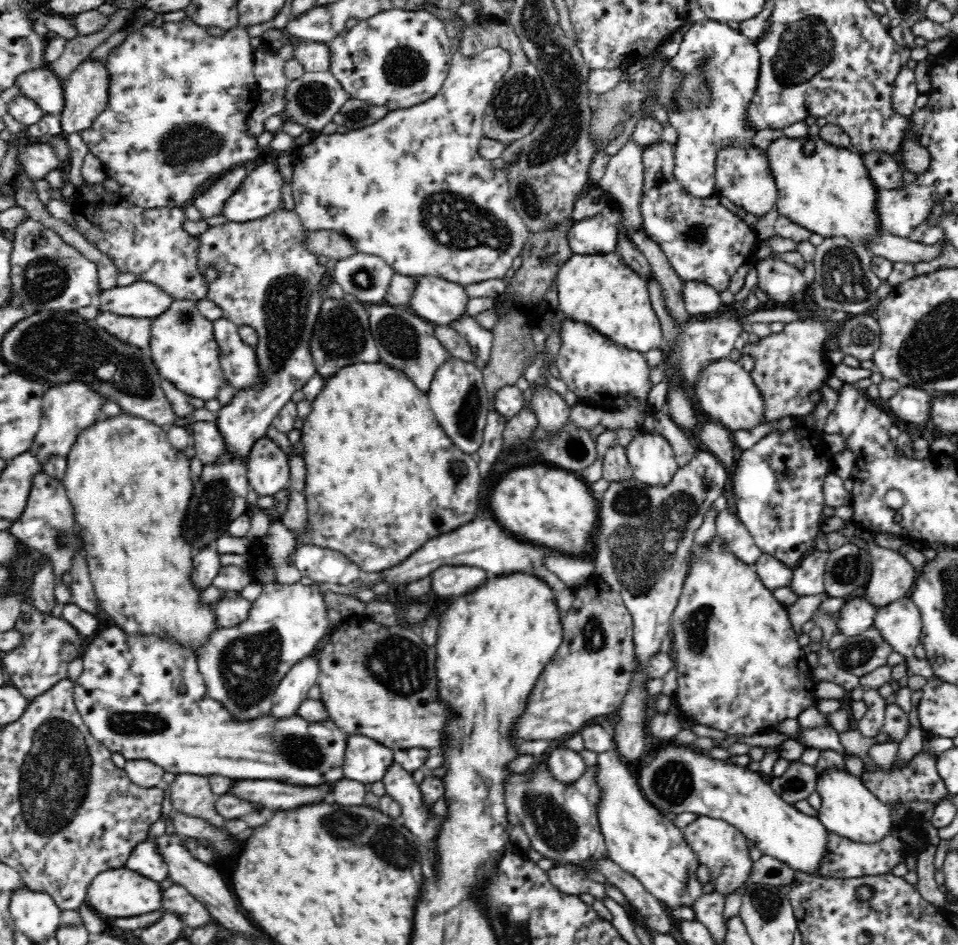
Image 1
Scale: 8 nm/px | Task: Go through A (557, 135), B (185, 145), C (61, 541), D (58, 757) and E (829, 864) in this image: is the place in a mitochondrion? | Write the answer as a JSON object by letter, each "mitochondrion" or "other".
{"A":"mitochondrion","B":"mitochondrion","C":"mitochondrion","D":"mitochondrion","E":"other"}

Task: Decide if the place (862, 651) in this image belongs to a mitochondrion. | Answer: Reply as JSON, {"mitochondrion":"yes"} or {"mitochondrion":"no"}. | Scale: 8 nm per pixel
{"mitochondrion":"yes"}

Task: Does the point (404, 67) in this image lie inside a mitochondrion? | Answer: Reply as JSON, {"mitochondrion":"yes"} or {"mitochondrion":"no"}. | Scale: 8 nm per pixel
{"mitochondrion":"yes"}

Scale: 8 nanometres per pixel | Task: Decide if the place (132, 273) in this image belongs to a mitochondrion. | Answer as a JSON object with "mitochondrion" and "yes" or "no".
{"mitochondrion":"no"}

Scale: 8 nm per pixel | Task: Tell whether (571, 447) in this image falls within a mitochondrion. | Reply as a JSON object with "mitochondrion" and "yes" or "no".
{"mitochondrion":"yes"}

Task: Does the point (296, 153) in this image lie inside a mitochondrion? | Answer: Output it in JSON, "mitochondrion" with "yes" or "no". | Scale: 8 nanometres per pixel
{"mitochondrion":"no"}

